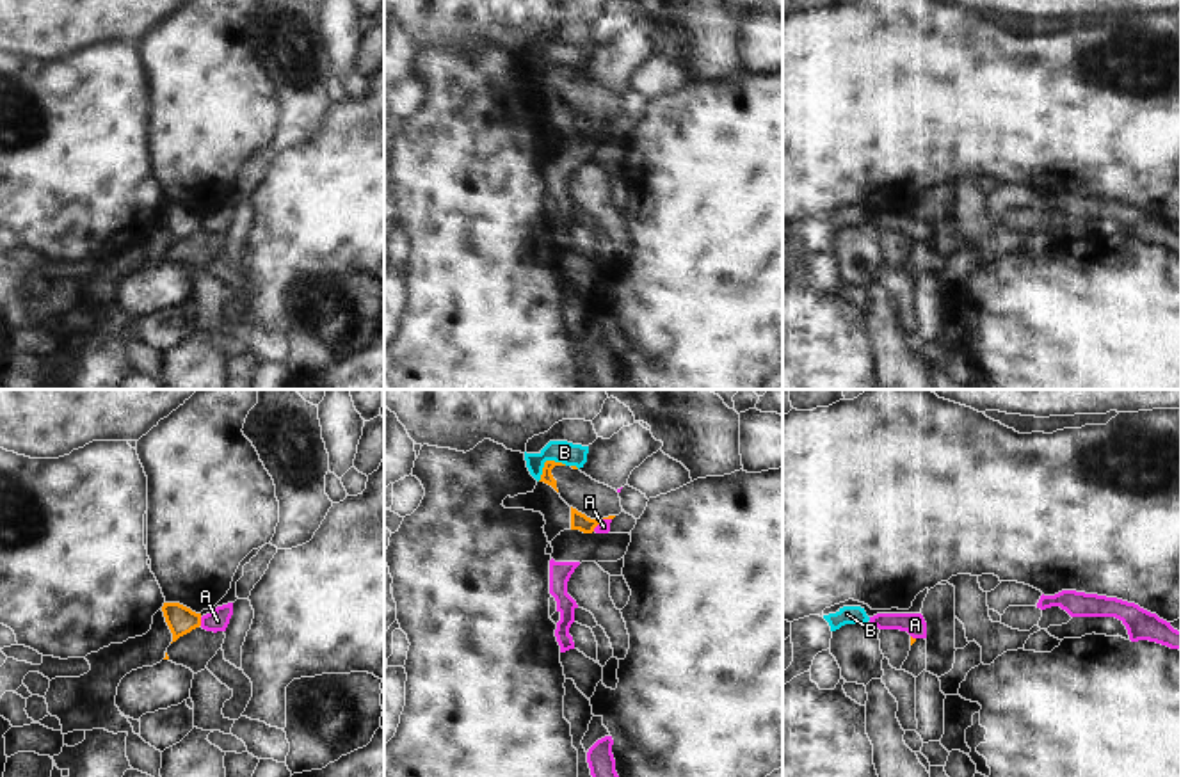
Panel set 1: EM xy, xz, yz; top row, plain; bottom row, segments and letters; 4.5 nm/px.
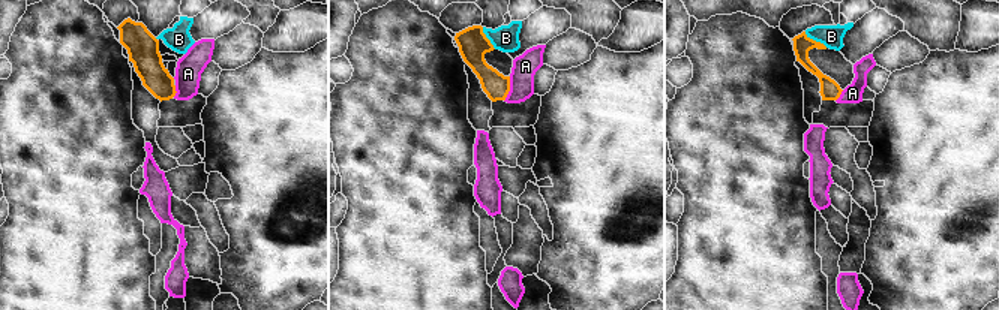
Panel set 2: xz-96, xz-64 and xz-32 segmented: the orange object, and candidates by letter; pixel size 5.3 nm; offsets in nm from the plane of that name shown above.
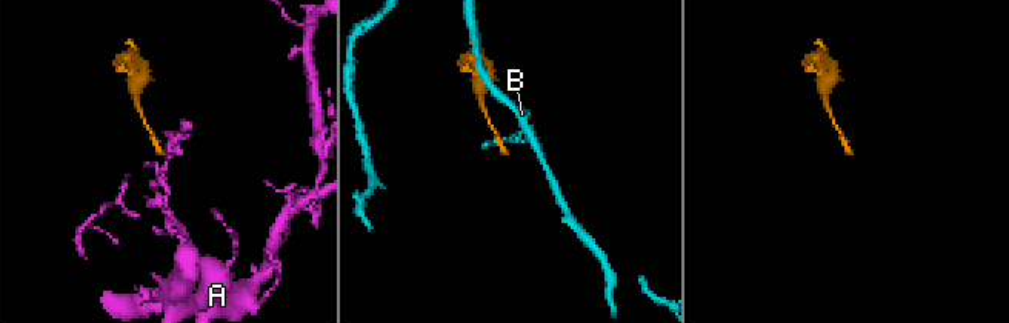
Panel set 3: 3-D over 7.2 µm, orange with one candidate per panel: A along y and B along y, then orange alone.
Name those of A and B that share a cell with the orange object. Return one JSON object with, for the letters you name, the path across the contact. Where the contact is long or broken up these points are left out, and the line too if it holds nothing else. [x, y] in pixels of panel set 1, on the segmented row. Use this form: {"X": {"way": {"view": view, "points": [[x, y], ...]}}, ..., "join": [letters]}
{"join": []}

